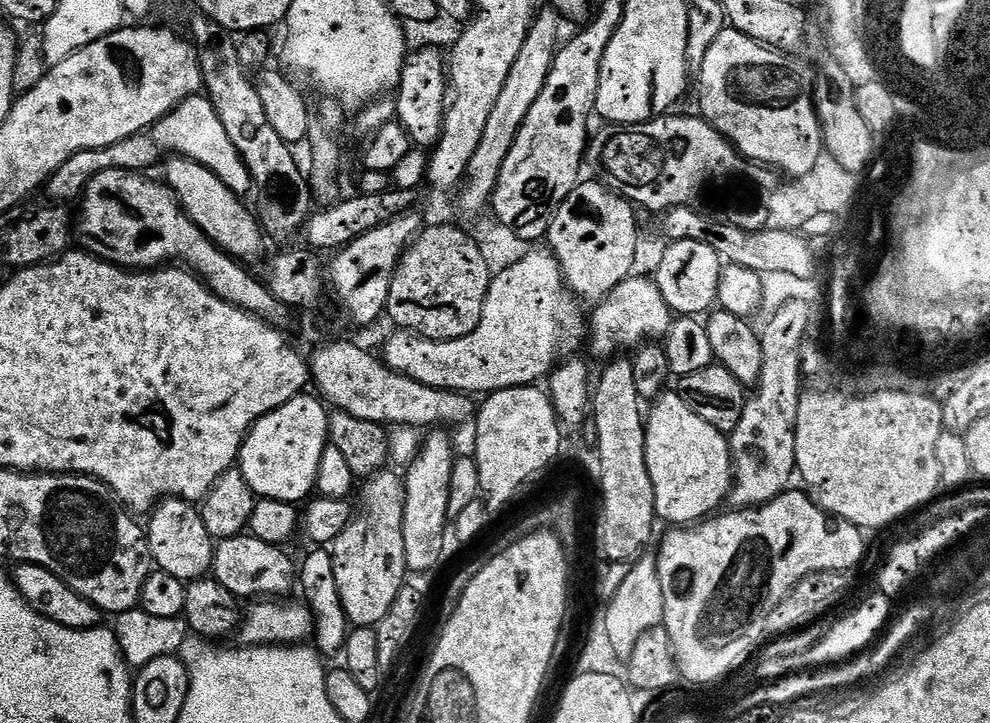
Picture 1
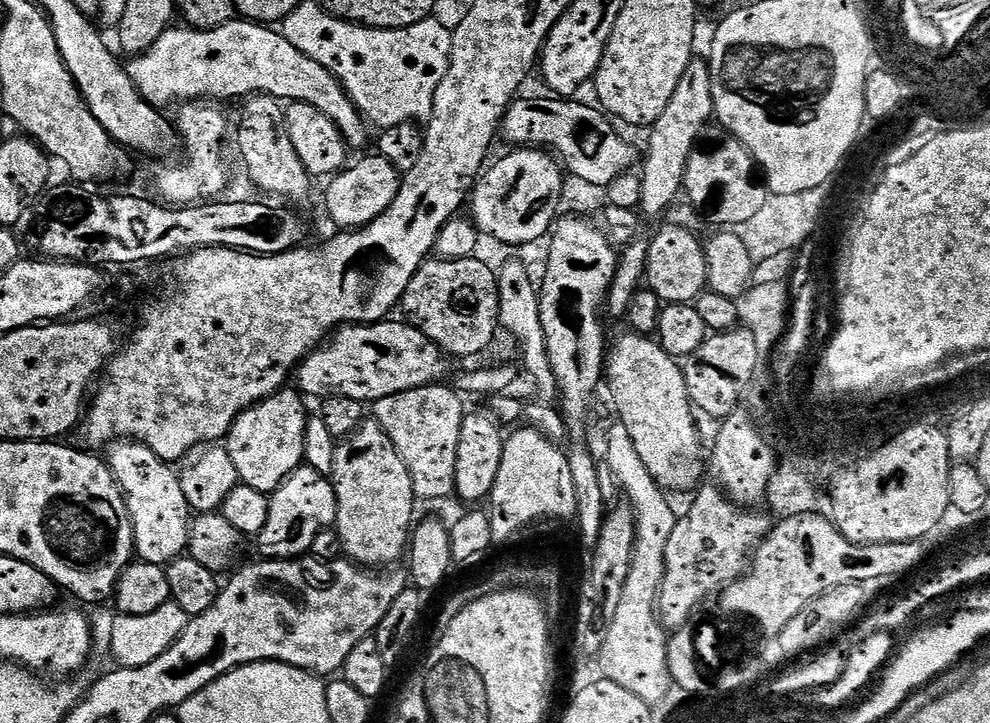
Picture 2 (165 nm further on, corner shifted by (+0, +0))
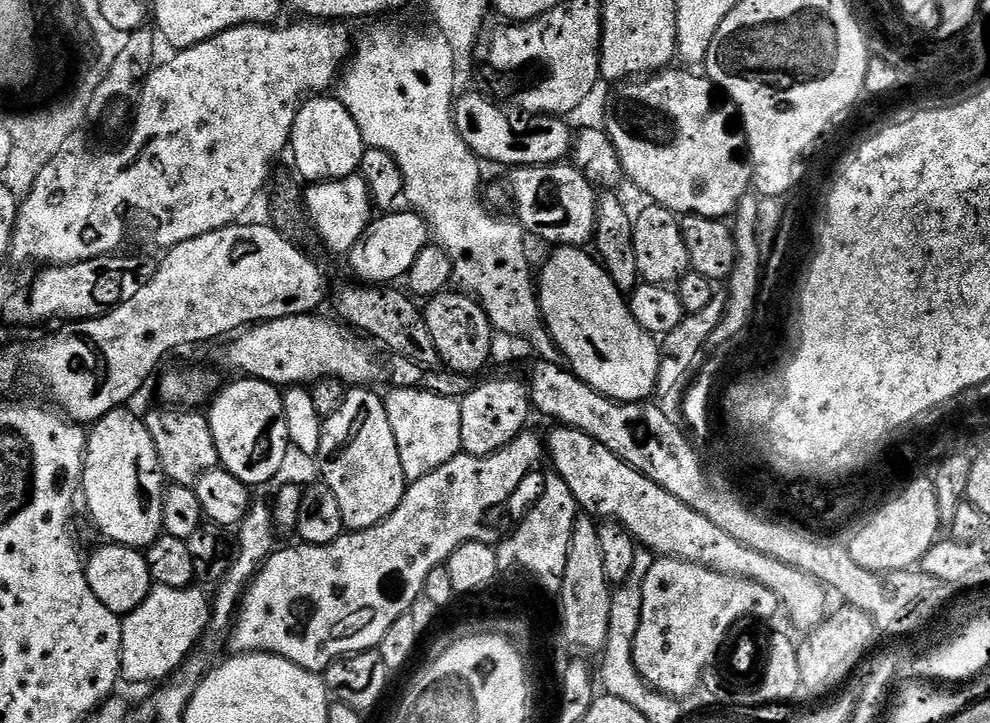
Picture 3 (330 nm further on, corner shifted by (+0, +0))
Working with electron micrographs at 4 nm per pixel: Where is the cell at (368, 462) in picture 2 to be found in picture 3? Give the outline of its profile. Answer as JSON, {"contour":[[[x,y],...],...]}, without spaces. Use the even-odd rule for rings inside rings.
{"contour":[[[356,386],[346,394],[342,406],[324,421],[318,457],[322,483],[338,498],[342,522],[349,532],[378,526],[398,510],[409,482],[405,479],[398,444],[387,417],[387,406],[371,387]]]}

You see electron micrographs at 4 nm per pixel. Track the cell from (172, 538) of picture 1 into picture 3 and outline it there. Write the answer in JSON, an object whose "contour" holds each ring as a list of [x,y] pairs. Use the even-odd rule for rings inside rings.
{"contour":[[[131,407],[115,408],[110,410],[110,414],[103,416],[101,420],[91,425],[90,431],[87,433],[88,450],[84,454],[84,479],[82,481],[82,504],[88,507],[88,512],[92,515],[92,520],[96,523],[96,528],[105,537],[105,541],[120,544],[124,548],[134,548],[137,550],[147,550],[160,539],[164,532],[164,522],[162,520],[162,508],[164,506],[164,493],[166,491],[166,477],[164,468],[160,465],[158,458],[158,450],[154,446],[154,438],[150,438],[150,430],[144,425],[143,419],[138,415],[135,416],[131,412]]]}

